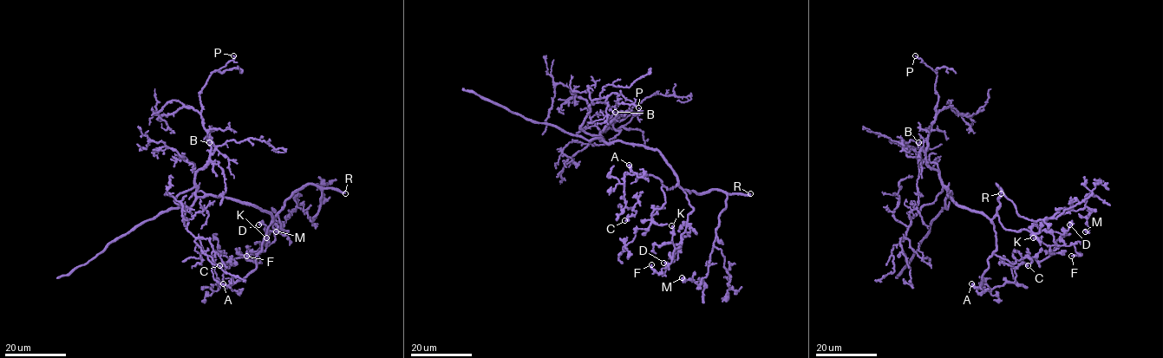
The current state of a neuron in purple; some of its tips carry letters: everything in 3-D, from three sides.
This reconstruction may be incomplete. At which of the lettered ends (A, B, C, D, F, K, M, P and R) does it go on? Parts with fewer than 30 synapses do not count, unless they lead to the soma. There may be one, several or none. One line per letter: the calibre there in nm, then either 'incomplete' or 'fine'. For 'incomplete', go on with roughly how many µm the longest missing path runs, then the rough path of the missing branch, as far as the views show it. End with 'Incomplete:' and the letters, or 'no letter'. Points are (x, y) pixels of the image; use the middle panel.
A: 440 nm | fine
B: 160 nm | fine
C: 280 nm | fine
D: 420 nm | fine
F: 240 nm | fine
K: 480 nm | fine
M: 480 nm | fine
P: 120 nm | fine
R: 400 nm | incomplete | 80 µm
Incomplete: R

